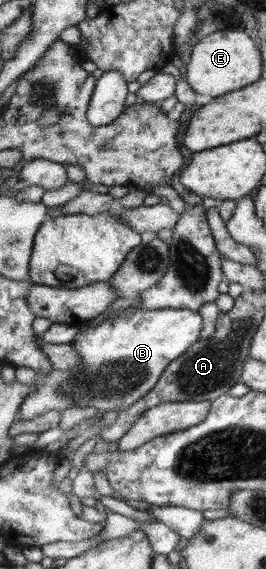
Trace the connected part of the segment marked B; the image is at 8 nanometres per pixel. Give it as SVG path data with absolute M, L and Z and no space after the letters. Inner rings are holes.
M133 308L125 316L105 320L96 328L78 333L72 346L82 358L79 367L69 371L54 368L49 375L26 367L16 368L16 380L32 388L20 407L17 421L32 420L53 410L62 413L69 406L97 409L99 415L121 412L146 397L167 367L197 344L203 330L204 315L199 311Z

